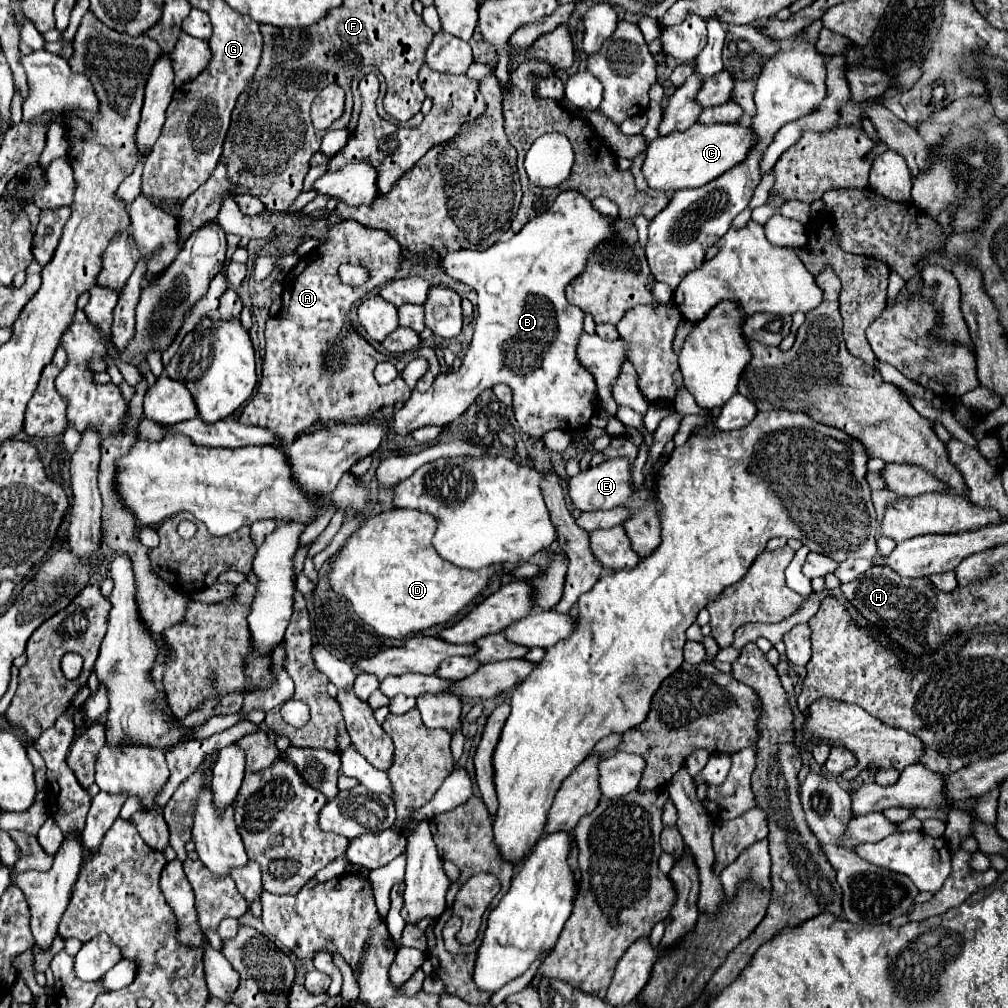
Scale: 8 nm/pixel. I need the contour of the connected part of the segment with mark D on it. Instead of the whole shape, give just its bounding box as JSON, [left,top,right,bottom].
[332,509,502,635]

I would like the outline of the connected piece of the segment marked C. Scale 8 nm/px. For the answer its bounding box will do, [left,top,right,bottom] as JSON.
[642,123,752,191]

